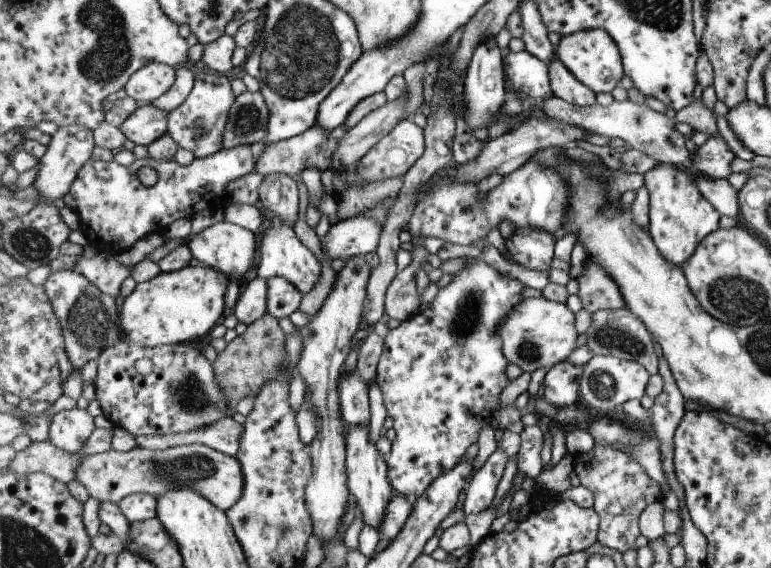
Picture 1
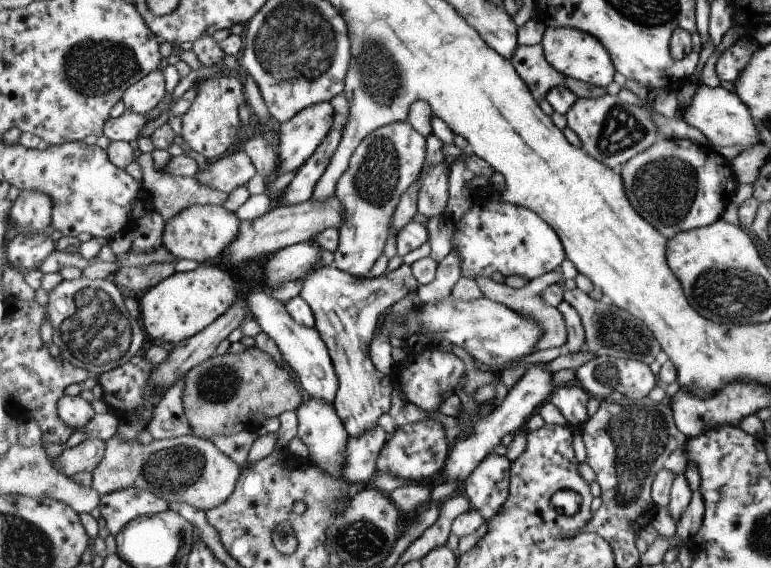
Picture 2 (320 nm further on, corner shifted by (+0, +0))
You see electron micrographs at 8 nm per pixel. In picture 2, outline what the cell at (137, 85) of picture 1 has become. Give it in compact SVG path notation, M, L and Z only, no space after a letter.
M155 70L134 86L127 88L122 102L125 102L126 108L132 112L148 114L153 108L157 108L157 104L166 95L165 74L161 70Z

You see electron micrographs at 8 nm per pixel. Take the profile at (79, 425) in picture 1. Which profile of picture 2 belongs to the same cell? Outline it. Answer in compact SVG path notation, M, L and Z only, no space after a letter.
M63 396L58 403L59 418L72 431L87 429L90 422L97 417L95 408L83 396Z

